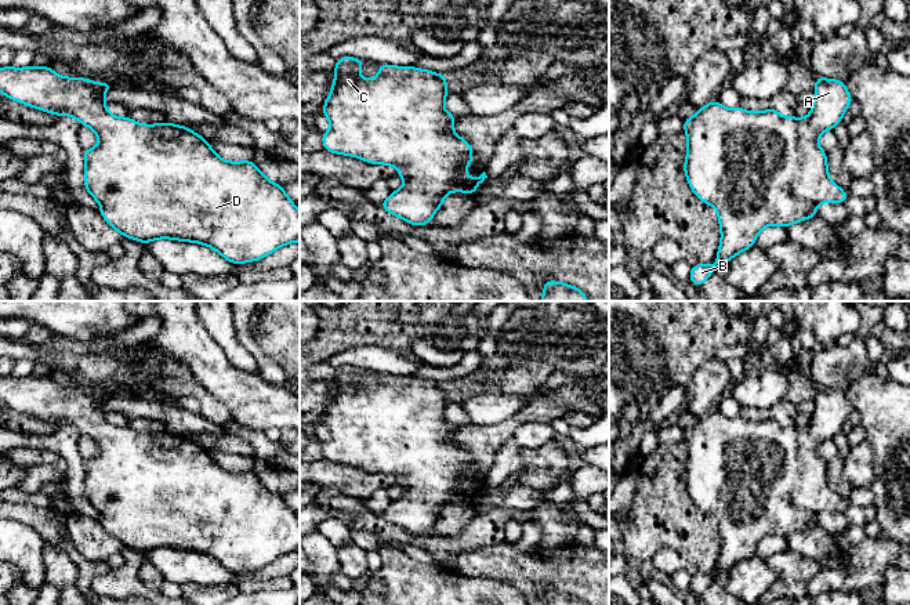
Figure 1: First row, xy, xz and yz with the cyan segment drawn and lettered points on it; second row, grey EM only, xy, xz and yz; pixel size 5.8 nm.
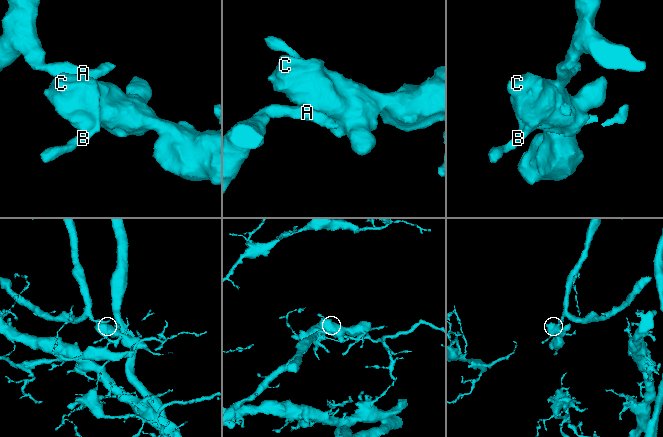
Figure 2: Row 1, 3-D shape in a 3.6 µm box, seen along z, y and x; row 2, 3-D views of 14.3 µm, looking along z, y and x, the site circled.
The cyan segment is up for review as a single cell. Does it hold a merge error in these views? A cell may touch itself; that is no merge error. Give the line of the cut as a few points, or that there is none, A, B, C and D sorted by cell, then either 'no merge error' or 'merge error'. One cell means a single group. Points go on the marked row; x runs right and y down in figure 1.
no cut | A B C D | no merge error

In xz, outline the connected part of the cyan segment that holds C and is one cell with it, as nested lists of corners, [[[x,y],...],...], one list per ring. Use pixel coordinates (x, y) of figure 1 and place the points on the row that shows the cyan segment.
[[[354,57],[336,61],[334,84],[320,111],[330,122],[330,130],[320,134],[323,149],[396,167],[405,186],[391,192],[380,207],[416,227],[434,220],[449,192],[467,192],[475,198],[475,188],[487,175],[485,171],[478,178],[464,174],[472,164],[474,151],[452,128],[458,117],[445,111],[447,76],[414,66],[378,64],[378,76],[370,80],[359,76],[365,62]]]

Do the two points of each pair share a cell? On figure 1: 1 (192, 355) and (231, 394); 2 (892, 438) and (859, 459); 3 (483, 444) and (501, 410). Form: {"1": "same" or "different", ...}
{"1": "same", "2": "different", "3": "different"}

